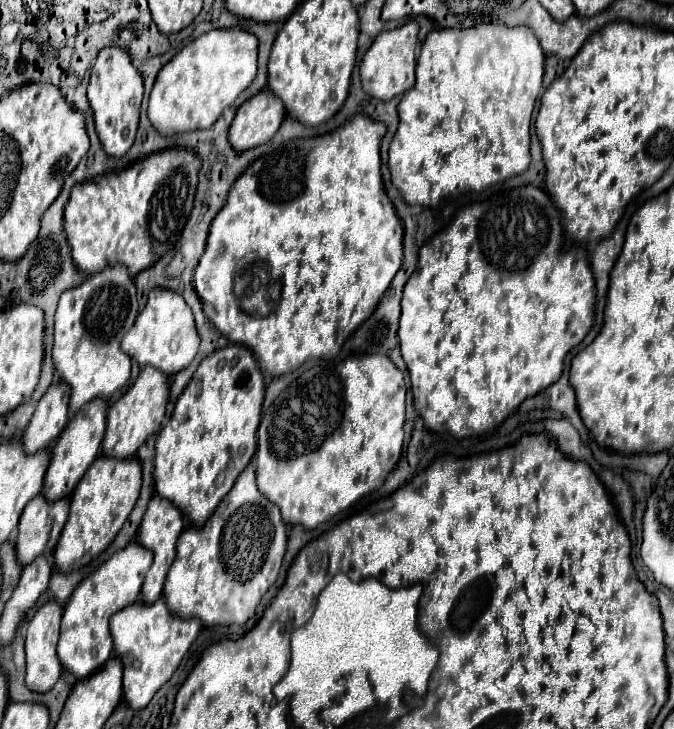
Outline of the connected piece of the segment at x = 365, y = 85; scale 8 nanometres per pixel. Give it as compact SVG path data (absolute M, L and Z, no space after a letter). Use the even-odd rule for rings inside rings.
M410 21L402 27L396 27L392 31L382 31L380 37L374 39L372 47L366 51L362 65L360 65L360 77L362 77L362 89L380 99L380 101L390 101L396 95L406 93L414 85L414 69L416 69L416 59L418 59L418 23Z

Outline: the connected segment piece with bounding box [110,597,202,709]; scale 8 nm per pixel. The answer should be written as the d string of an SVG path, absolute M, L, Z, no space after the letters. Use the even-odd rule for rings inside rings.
M162 597L152 605L142 601L132 603L112 617L110 631L114 637L114 651L124 661L124 699L132 709L144 709L154 693L172 677L198 637L200 627L202 623L196 619L182 619L170 613Z

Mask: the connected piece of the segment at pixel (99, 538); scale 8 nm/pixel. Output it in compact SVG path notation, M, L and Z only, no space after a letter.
M106 455L96 457L88 473L76 485L70 499L70 515L64 525L62 537L54 551L54 565L62 573L84 567L92 557L104 551L116 533L122 529L128 519L138 493L142 487L142 465L136 457L130 459L112 459Z

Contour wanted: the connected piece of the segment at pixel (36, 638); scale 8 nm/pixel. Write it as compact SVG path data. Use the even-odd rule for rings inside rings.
M48 601L28 621L28 627L26 627L26 685L32 691L40 691L40 693L50 691L52 685L60 677L62 665L56 657L56 643L58 643L58 635L60 635L62 611L64 611L64 607L58 601Z

